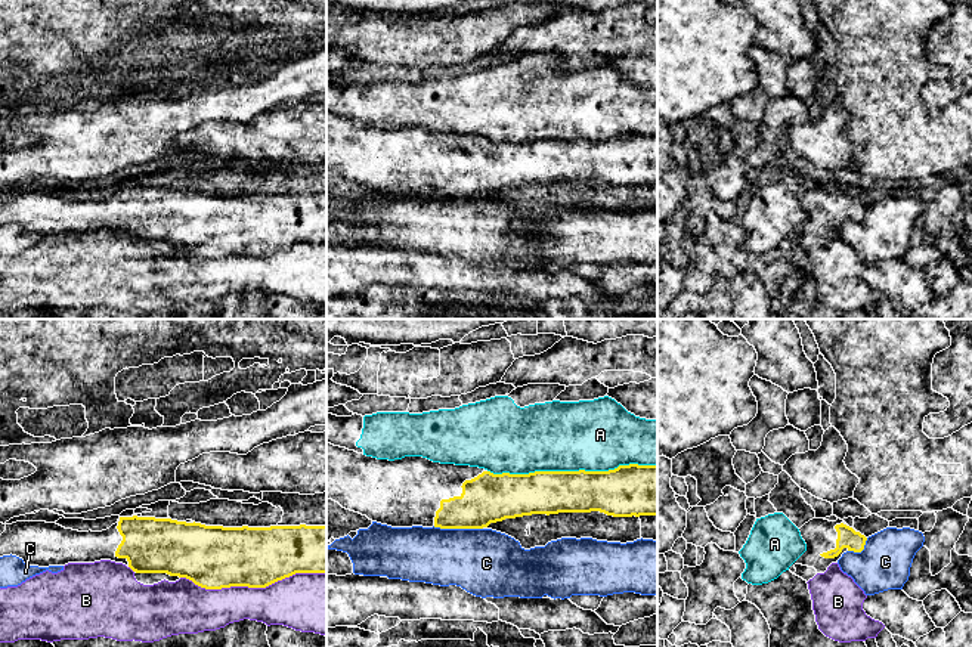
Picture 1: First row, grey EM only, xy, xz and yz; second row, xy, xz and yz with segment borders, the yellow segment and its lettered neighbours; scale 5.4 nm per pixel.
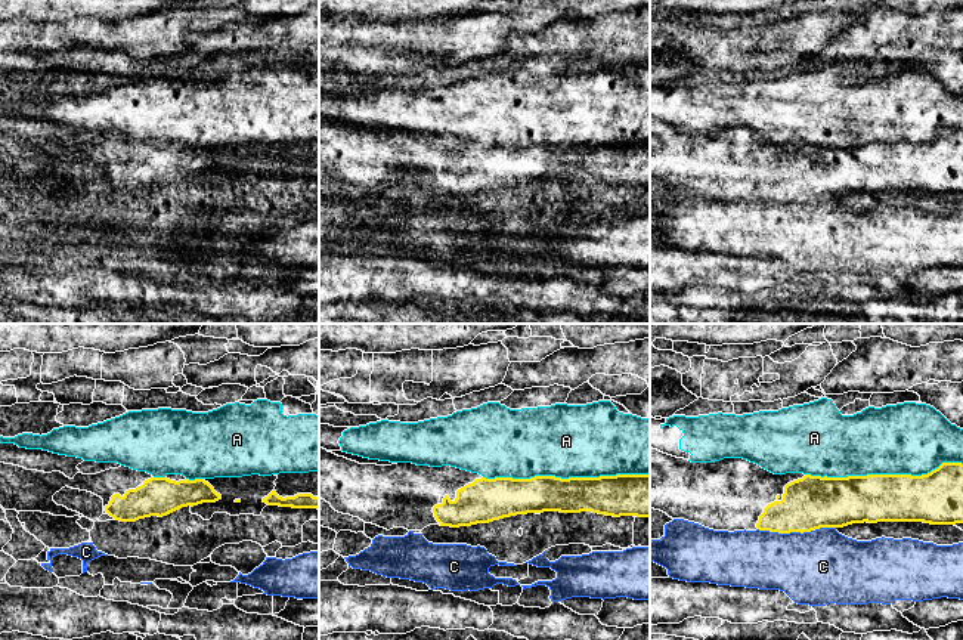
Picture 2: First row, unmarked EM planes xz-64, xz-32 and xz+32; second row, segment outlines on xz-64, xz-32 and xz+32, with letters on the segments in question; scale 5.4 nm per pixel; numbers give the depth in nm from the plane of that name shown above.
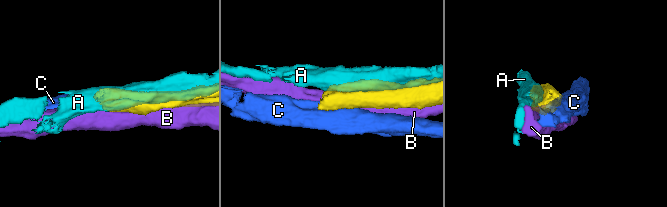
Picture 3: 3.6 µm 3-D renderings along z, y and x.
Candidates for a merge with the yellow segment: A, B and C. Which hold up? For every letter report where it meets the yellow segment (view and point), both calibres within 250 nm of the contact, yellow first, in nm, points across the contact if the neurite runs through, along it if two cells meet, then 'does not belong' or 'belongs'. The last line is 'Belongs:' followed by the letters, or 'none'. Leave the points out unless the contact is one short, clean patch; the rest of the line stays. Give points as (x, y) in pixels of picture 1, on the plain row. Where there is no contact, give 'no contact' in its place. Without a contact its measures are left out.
A: contact xz (572, 141); calibres 240 and 380 nm; does not belong
B: contact xy (253, 256); calibres 340 and 280 nm; does not belong
C: contact xz (458, 197); calibres 280 and 360 nm; does not belong
Belongs: none

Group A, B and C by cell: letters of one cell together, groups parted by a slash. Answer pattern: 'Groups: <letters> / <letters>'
Groups: A / B / C

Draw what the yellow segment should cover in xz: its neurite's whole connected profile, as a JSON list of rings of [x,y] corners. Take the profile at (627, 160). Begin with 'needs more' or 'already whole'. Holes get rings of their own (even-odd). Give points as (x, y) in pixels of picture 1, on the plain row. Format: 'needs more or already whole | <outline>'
needs more | [[[326,111],[326,167],[391,196],[483,198],[532,183],[591,180],[613,186],[657,185],[657,134],[493,143],[485,137],[440,133],[422,126],[377,129]]]

